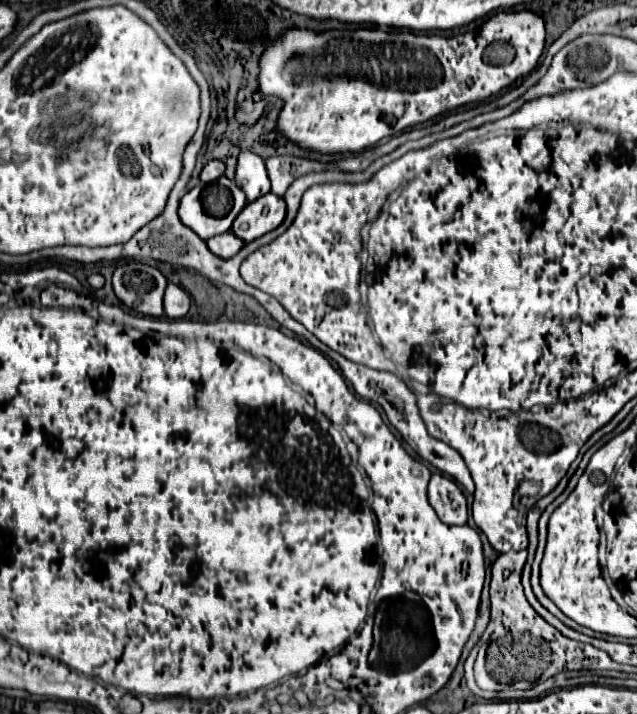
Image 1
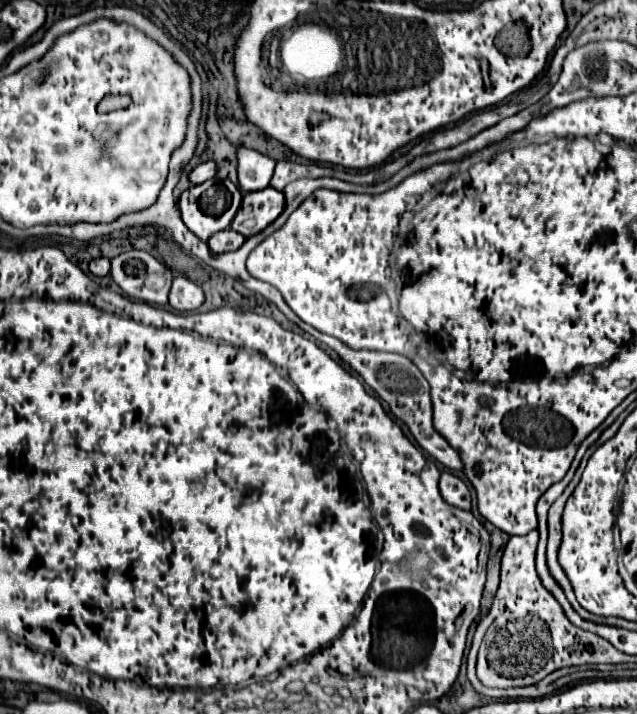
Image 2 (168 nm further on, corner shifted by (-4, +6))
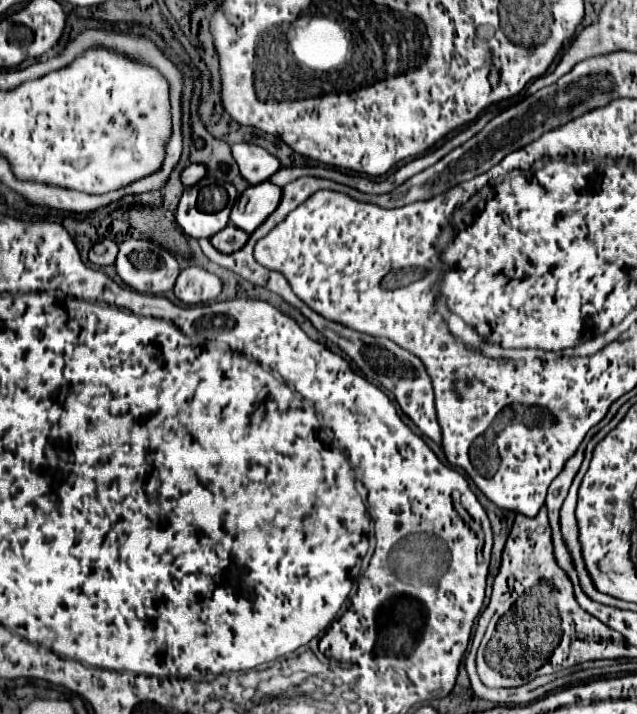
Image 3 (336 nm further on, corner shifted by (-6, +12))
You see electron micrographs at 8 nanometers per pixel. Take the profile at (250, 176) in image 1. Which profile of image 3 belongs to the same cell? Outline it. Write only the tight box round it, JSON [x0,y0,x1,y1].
[232,144,280,184]

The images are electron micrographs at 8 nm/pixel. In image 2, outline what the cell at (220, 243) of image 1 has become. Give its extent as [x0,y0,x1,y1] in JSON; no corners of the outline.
[208,228,244,254]

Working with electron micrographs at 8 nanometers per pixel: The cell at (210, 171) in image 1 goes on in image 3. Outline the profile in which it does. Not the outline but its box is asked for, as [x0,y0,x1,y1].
[182,164,206,186]

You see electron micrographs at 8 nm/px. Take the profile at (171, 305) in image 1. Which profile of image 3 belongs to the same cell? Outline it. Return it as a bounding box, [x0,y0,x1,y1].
[174,266,222,305]

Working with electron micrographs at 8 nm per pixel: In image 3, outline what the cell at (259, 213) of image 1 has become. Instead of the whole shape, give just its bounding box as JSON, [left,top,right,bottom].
[230,180,282,234]

